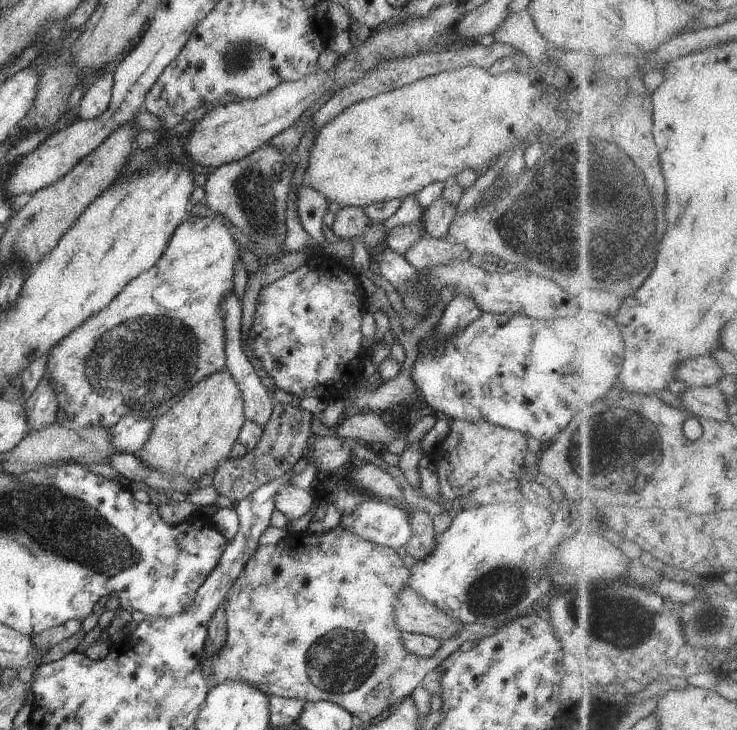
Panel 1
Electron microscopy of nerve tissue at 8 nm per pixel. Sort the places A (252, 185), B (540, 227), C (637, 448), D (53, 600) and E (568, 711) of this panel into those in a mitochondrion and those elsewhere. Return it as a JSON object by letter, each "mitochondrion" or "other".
{"A":"mitochondrion","B":"mitochondrion","C":"mitochondrion","D":"other","E":"other"}

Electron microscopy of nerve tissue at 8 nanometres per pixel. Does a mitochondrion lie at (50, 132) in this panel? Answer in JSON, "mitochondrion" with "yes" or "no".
{"mitochondrion":"no"}

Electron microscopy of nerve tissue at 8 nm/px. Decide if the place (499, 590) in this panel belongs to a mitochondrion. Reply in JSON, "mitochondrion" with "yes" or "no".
{"mitochondrion":"yes"}

